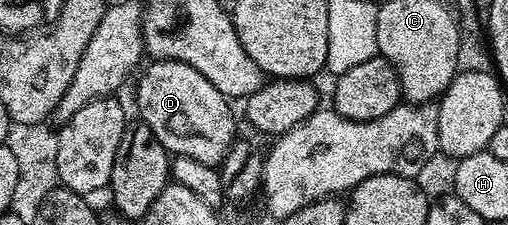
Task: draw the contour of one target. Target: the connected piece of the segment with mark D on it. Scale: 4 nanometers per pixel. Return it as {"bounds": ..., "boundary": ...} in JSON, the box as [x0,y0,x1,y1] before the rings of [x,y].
{"bounds":[135,60,237,166],"boundary":[[[155,60],[145,68],[142,69],[144,72],[139,80],[139,89],[135,92],[135,100],[139,103],[138,119],[147,124],[149,130],[153,130],[157,142],[161,142],[161,146],[165,146],[172,157],[184,156],[216,166],[222,164],[231,143],[237,139],[235,116],[231,113],[232,105],[228,97],[223,96],[221,90],[217,90],[217,86],[213,86],[213,82],[205,78],[205,74],[193,70],[193,66],[180,60]]]}

